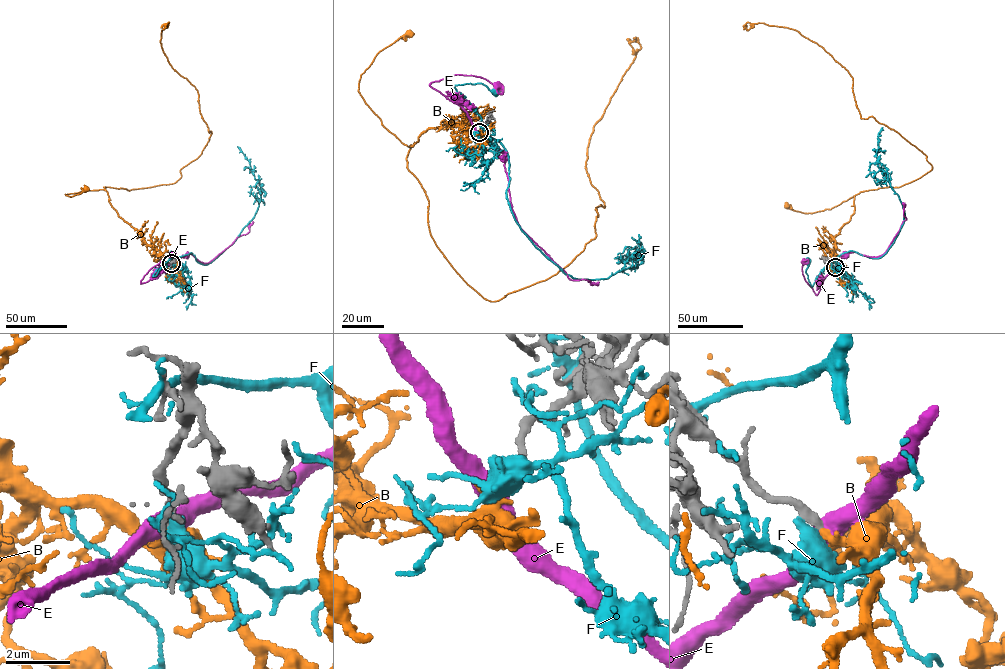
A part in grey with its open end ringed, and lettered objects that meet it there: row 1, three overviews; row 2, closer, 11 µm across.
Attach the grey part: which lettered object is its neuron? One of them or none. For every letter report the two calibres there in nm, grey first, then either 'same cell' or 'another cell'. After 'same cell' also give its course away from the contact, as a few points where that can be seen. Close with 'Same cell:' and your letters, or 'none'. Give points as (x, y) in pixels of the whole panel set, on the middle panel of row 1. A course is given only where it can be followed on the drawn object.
B: 320/340 nm | same cell | via (479, 132), (443, 124), (427, 129), (410, 147), (366, 103), (358, 89), (360, 76), (380, 51), (409, 33)
E: 320/500 nm | another cell
F: 320/550 nm | another cell
Same cell: B

